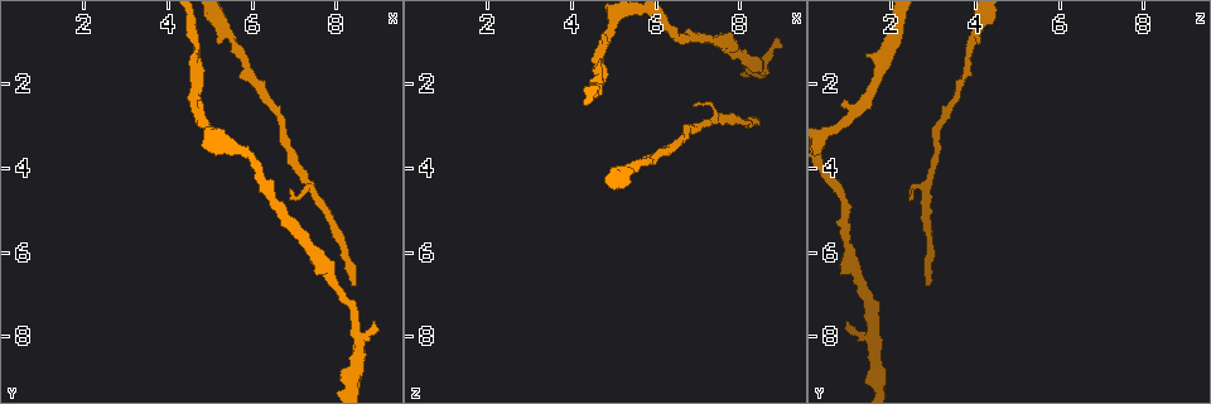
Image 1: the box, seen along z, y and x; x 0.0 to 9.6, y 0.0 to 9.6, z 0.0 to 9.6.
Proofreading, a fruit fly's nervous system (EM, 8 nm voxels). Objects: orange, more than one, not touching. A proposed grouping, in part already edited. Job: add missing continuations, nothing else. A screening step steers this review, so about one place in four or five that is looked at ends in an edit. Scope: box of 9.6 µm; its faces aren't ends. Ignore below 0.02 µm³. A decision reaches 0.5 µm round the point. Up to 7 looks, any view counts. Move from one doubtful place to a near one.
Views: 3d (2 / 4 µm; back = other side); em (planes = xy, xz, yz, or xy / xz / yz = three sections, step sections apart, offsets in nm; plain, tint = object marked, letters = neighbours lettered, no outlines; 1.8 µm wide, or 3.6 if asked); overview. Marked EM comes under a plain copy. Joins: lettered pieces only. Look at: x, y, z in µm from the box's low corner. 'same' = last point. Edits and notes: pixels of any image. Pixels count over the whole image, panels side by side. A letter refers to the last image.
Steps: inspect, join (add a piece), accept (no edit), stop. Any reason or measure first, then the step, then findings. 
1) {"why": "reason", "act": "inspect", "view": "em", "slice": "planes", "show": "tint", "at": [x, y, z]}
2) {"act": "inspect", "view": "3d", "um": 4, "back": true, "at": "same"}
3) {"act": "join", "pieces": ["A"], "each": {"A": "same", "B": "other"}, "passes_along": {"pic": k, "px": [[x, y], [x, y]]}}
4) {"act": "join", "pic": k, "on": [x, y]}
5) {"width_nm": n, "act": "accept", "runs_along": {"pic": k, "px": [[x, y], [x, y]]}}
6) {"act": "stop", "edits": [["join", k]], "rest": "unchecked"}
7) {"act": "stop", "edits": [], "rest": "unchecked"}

{"why": "an open end", "act": "inspect", "view": "3d", "um": 4, "at": [8.90, 7.65, 0.90]}

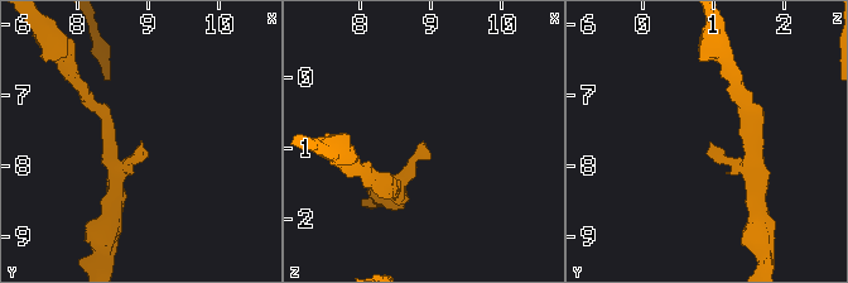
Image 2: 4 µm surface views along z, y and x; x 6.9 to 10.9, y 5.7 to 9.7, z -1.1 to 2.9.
{"why": "need the tissue", "act": "inspect", "view": "em", "slice": "yz", "step": 8, "show": "letters", "at": [8.90, 7.65, 0.90]}

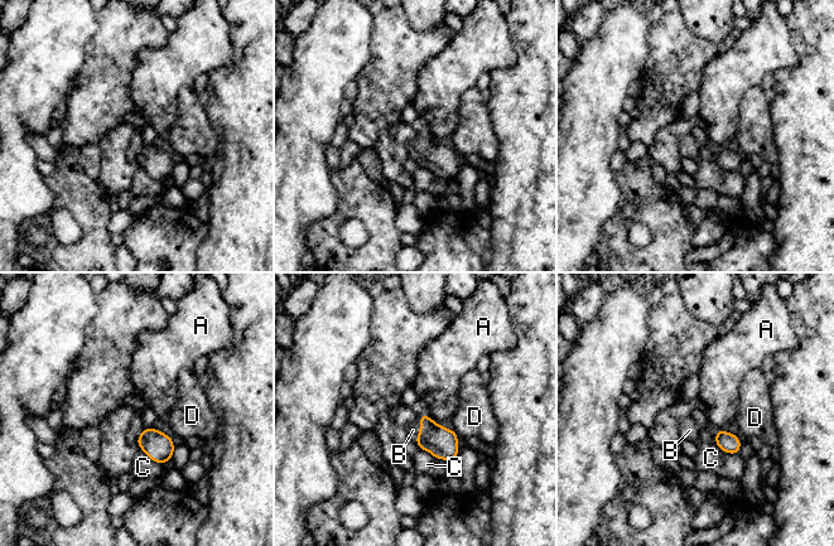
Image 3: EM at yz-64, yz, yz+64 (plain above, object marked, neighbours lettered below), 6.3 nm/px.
{"act": "inspect", "view": "em", "slice": "planes", "show": "letters", "at": "same"}

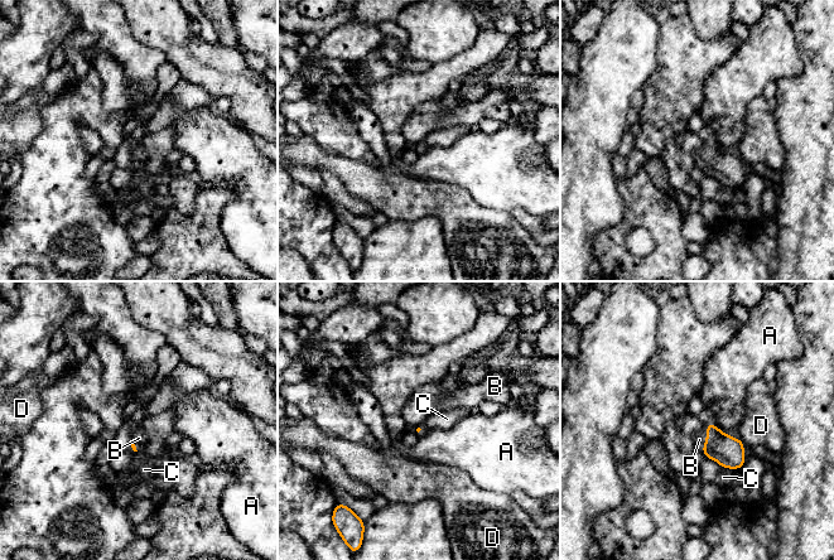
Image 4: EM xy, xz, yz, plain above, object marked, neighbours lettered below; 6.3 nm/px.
{"act": "join", "pieces": ["B"], "each": {"A": "other", "B": "same", "C": "other", "D": "other"}, "passes_along": {"pic": 4, "px": [[728, 452], [707, 438], [699, 439]]}, "found": "it goes on there"}

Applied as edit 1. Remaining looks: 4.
{"why": "redraw", "act": "inspect", "view": "overview"}

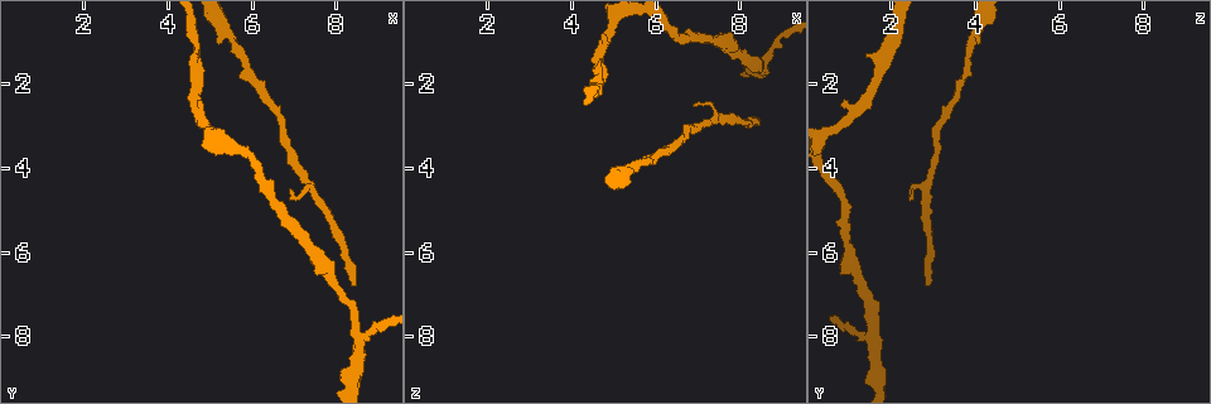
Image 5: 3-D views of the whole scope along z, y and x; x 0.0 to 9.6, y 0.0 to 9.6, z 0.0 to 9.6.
{"why": "an open end", "act": "inspect", "view": "3d", "um": 2, "at": [8.45, 6.80, 2.80]}

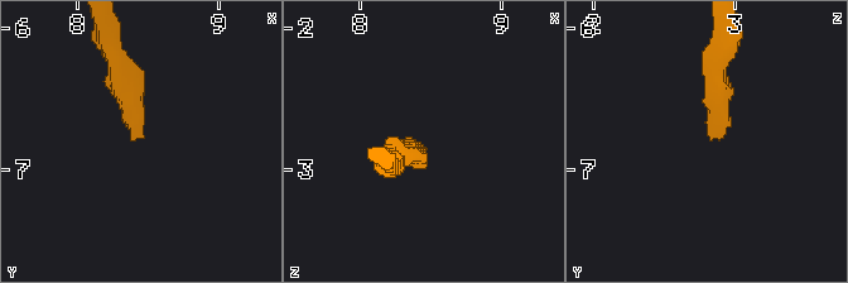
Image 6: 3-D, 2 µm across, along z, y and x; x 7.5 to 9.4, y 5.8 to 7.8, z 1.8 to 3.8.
{"why": "now the EM", "act": "inspect", "view": "em", "slice": "planes", "show": "letters", "at": [8.40, 6.80, 2.82]}

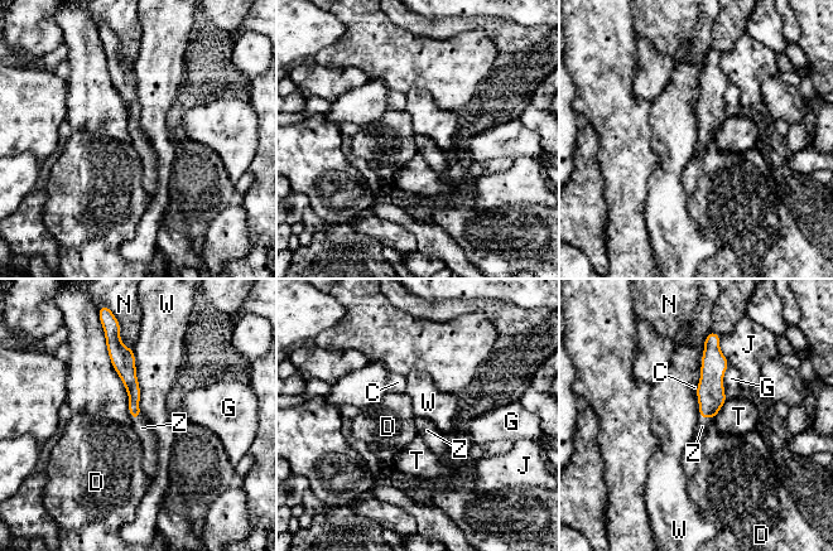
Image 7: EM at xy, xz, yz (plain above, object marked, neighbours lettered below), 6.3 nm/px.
{"act": "join", "pieces": ["Z"], "each": {"C": "other", "D": "other", "G": "other", "J": "other", "N": "other", "T": "other", "W": "other", "Z": "same"}, "passes_along": {"pic": 7, "px": [[711, 395], [704, 417], [702, 426]]}, "found": "it goes on there"}

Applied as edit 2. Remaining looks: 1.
{"why": "thin end", "act": "inspect", "view": "em", "slice": "planes", "show": "letters", "at": [6.85, 4.50, 2.50]}

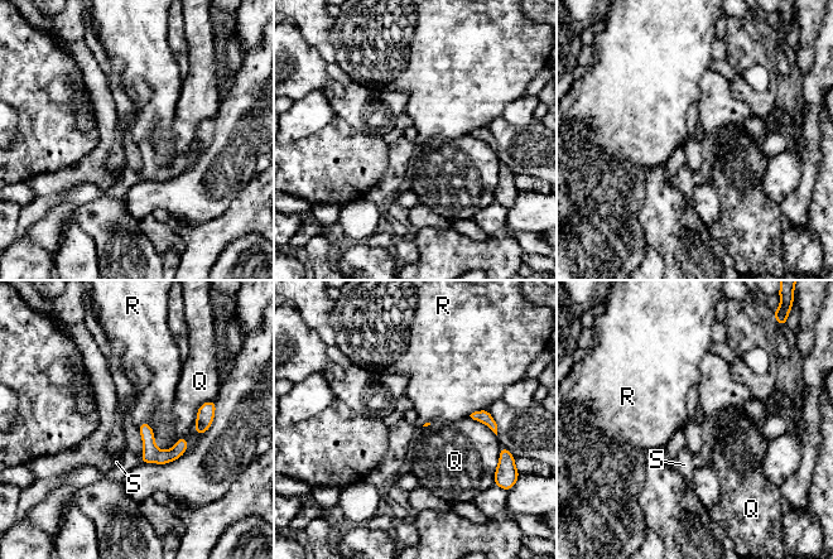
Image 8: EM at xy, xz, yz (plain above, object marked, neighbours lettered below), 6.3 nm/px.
{"longest_contact_nm": ["Q", 300], "act": "accept", "each": {"Q": "other", "R": "other", "S": "other"}, "border": {"pic": 8, "px": [[486, 408], [475, 410], [468, 415]]}, "found": "no lettered piece goes on from it"}

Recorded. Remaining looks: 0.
{"act": "stop", "edits": [["join", 4], ["join", 7]], "rest": "unchecked"}

